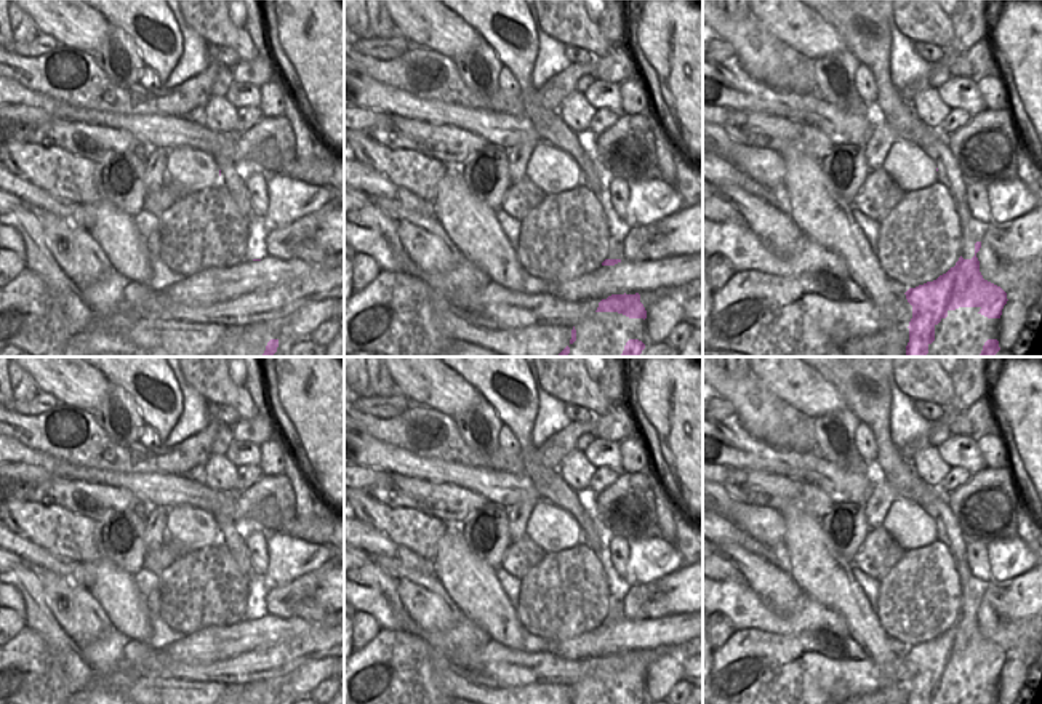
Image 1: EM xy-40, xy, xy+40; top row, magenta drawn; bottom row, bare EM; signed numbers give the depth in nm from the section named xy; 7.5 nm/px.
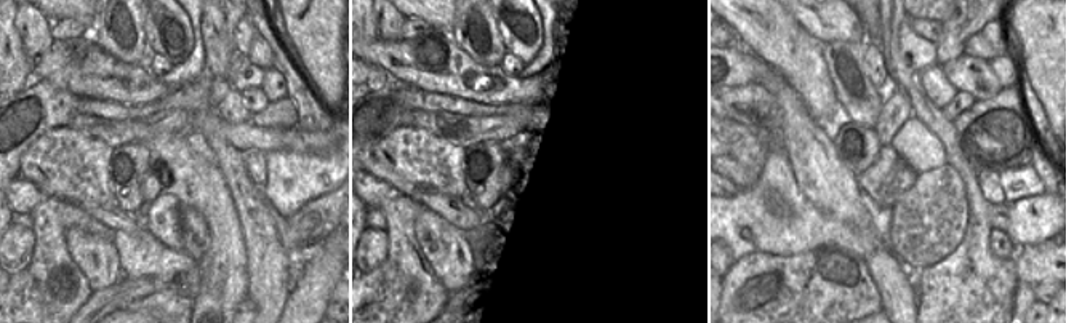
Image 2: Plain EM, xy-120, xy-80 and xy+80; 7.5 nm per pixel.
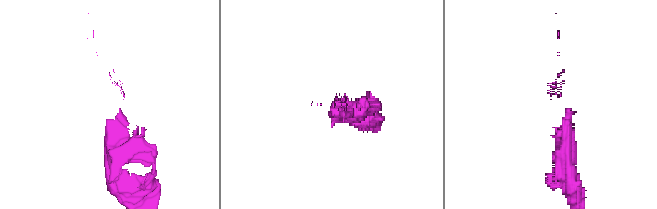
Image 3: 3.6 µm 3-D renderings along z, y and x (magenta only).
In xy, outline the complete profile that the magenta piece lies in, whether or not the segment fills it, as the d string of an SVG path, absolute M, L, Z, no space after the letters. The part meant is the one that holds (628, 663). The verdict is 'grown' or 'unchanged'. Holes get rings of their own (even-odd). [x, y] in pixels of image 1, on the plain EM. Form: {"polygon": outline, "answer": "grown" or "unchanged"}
{"polygon": "M611 653L599 661L595 670L618 670L629 677L647 677L647 669L640 661L640 653Z", "answer": "unchanged"}

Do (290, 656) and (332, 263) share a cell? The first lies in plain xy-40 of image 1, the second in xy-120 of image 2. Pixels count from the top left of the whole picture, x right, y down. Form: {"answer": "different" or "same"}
{"answer": "different"}

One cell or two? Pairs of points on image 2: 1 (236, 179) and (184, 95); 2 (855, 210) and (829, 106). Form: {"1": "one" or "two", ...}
{"1": "one", "2": "two"}

